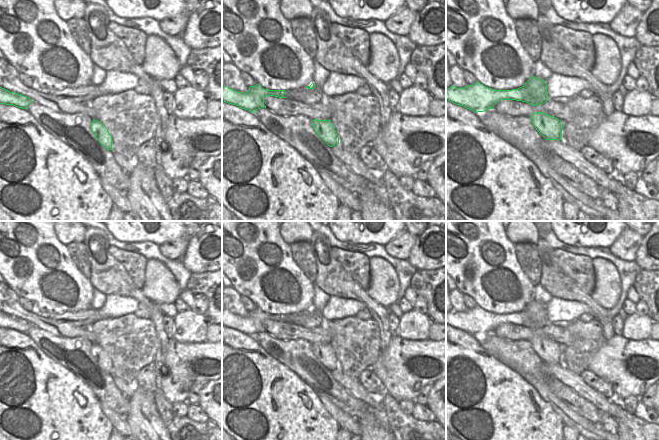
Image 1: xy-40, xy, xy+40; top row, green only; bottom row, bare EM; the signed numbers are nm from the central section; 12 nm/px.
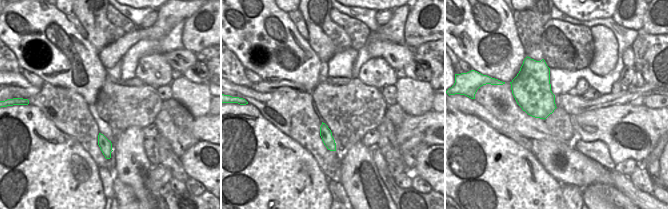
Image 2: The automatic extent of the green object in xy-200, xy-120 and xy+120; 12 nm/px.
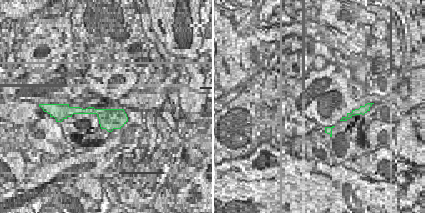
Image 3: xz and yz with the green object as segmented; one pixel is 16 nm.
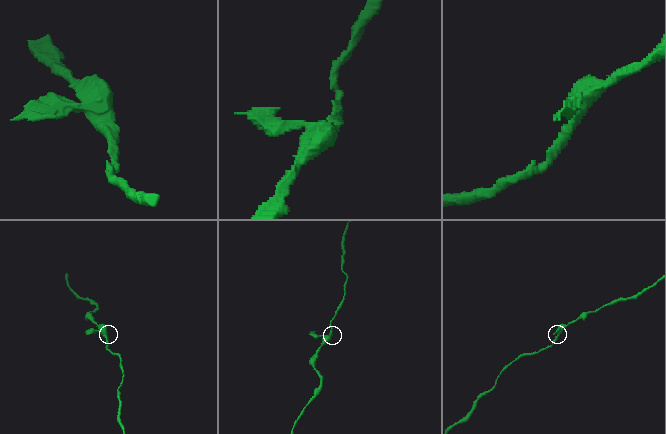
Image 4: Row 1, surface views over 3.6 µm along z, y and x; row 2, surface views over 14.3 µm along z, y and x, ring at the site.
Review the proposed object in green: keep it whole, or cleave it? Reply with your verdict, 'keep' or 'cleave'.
cleave

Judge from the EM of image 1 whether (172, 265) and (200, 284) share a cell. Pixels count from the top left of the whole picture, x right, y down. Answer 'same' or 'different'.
different

